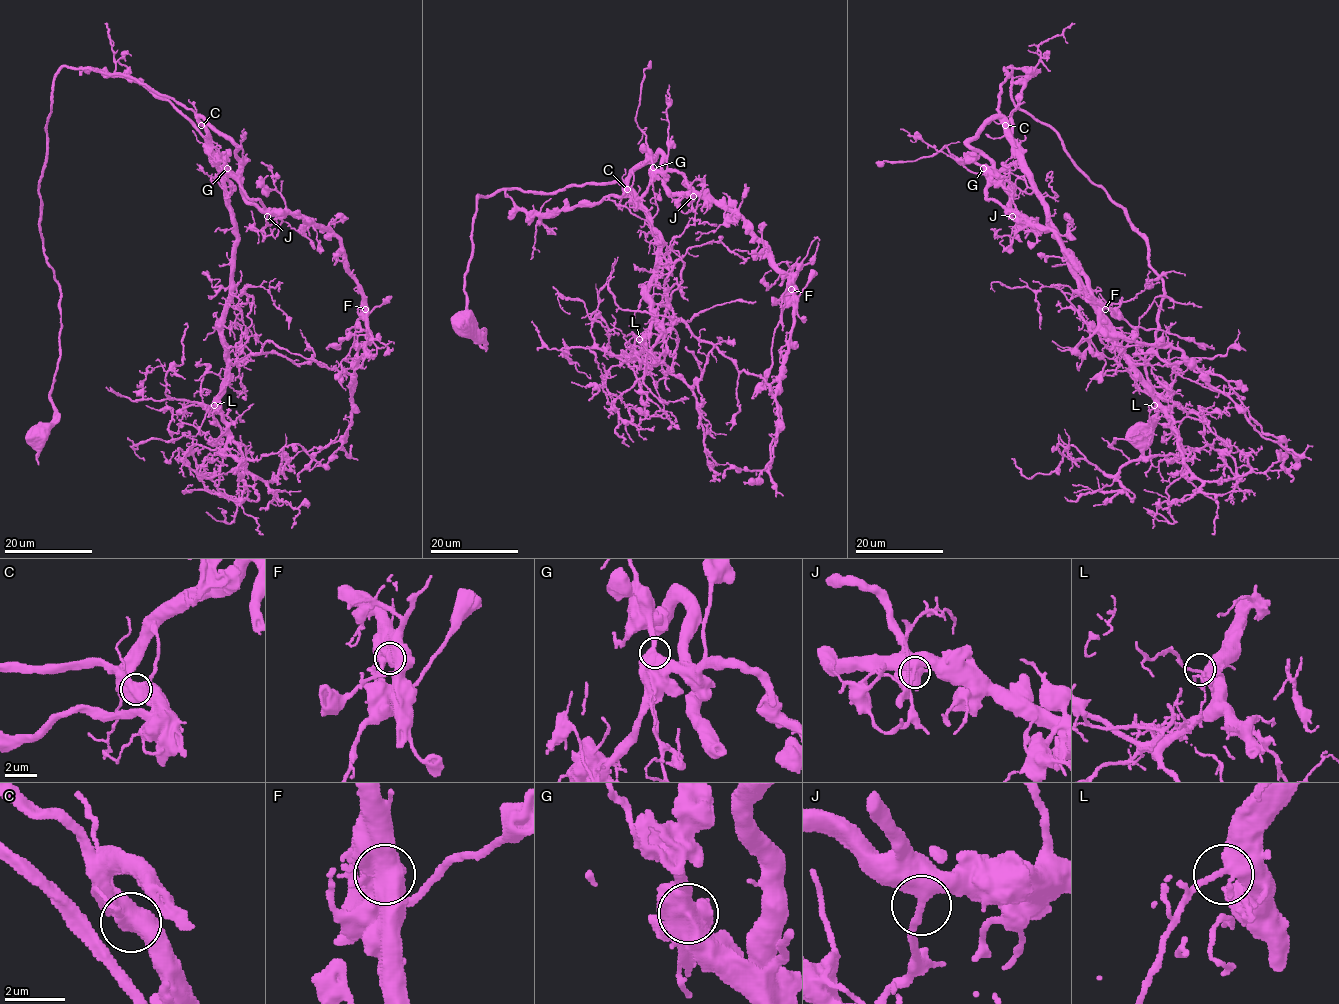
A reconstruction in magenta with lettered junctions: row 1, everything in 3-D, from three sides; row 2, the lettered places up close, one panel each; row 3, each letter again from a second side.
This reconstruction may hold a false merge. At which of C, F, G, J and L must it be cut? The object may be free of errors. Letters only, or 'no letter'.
no letter

